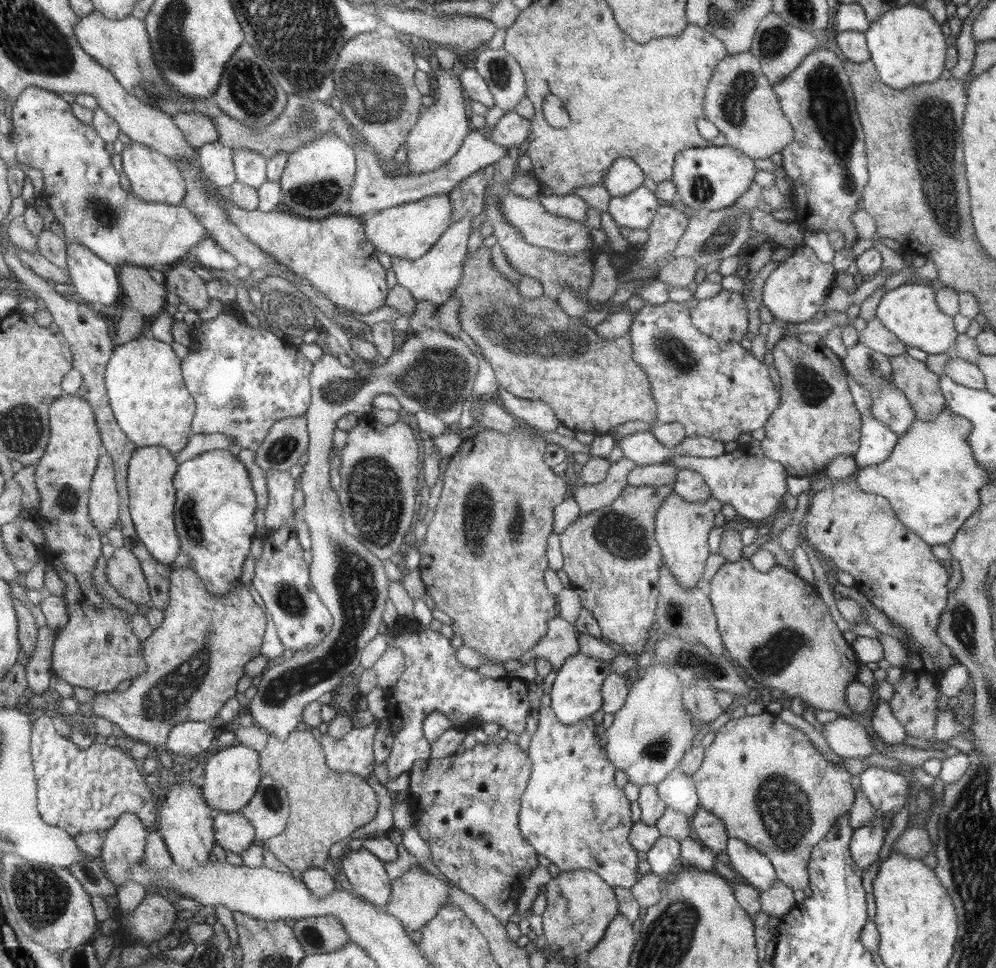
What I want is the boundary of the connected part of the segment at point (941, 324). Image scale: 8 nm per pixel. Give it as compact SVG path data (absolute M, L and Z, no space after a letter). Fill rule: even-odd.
M904 283L887 291L877 308L878 320L906 346L920 348L927 354L951 353L959 333L954 329L953 317L946 316L936 303L934 287Z

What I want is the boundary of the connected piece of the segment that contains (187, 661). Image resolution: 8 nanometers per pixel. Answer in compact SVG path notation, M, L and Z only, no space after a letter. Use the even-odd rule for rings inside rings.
M194 566L178 568L172 572L169 597L168 606L163 609L164 620L161 626L154 630L150 638L141 642L147 671L132 679L127 690L96 693L91 702L94 720L106 718L115 722L130 739L154 746L152 750L164 747L173 725L187 720L210 722L224 703L234 697L236 684L245 675L246 664L261 654L262 638L268 622L268 614L261 603L241 580L227 594L212 594L200 581Z

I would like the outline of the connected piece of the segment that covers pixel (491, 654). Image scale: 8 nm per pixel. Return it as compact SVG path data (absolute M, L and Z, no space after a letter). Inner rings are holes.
M518 425L508 434L488 429L488 431L478 432L472 437L464 438L460 448L450 458L448 467L446 467L442 494L438 506L434 510L434 518L427 525L426 537L422 544L415 544L415 548L420 552L420 564L417 568L420 571L420 578L424 582L425 592L430 594L438 610L450 616L454 635L464 641L464 646L483 654L485 658L490 659L491 663L518 660L526 652L528 653L528 650L536 647L536 643L546 636L548 621L556 617L556 598L548 591L544 582L544 572L548 568L547 540L554 529L554 510L569 495L569 491L566 485L567 475L556 475L552 471L552 467L544 463L546 445L547 442L541 436L530 433L528 429L518 427Z

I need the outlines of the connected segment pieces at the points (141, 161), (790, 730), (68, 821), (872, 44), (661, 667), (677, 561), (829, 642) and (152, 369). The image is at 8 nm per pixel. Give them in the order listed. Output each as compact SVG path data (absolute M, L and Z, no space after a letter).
M129 141L122 150L123 172L130 180L131 192L149 203L180 205L186 194L186 185L181 171L166 156L146 148L143 144Z
M767 711L726 722L716 731L700 768L692 775L699 806L722 820L729 838L743 840L767 856L773 863L777 878L793 890L809 887L811 850L828 834L836 819L852 808L855 791L851 779L850 772L828 761L802 730L782 721L780 715Z
M42 715L32 721L31 757L37 782L37 809L46 824L60 827L75 837L84 832L106 832L125 812L133 812L148 831L156 829L157 796L146 786L146 776L141 774L139 762L123 749L95 742L88 749L80 749L54 729L50 717Z
M911 2L900 8L891 8L870 24L865 38L870 61L882 82L891 88L902 90L940 79L946 62L946 40L941 25L923 7Z
M652 664L640 670L624 706L613 714L612 725L601 729L607 759L615 768L624 770L628 783L657 786L671 770L679 768L680 761L693 746L696 726L682 704L684 684L665 664Z
M672 493L656 512L655 540L661 550L664 566L687 589L696 587L702 579L706 560L711 554L708 537L713 529L714 517L722 511L722 506L714 497L708 497L706 502L692 502Z
M742 558L740 561L726 562L726 564L720 567L719 571L716 572L710 581L709 599L713 604L713 609L717 618L717 628L720 632L726 655L732 662L744 668L744 672L746 672L748 676L751 676L750 680L753 681L753 683L757 684L762 682L762 684L770 686L770 688L783 690L783 692L785 692L784 696L789 696L791 699L795 696L799 696L803 702L808 703L810 708L814 711L820 709L833 710L834 712L839 712L841 715L855 714L848 706L845 690L848 684L857 680L857 674L861 663L856 658L856 653L852 650L851 645L845 640L842 632L840 632L834 621L832 621L826 603L822 601L822 597L819 595L814 585L804 582L802 578L797 576L796 572L792 573L779 565L775 565L768 572L758 572L748 559Z
M145 332L135 339L116 346L107 362L105 385L118 426L136 446L158 445L167 448L172 454L178 454L187 445L193 434L191 424L195 413L195 402L183 379L181 359L169 344L156 340Z

